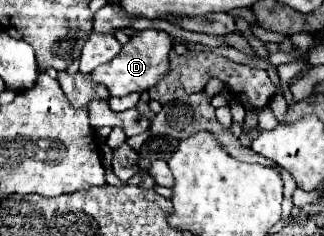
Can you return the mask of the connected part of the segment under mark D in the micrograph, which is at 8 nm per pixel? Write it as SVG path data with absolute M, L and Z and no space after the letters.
M139 31L131 37L127 45L119 51L117 57L113 57L109 63L103 63L91 73L93 85L105 85L109 93L115 97L129 95L133 91L141 93L151 89L155 83L163 79L163 75L169 71L169 49L171 49L171 37L165 31Z

